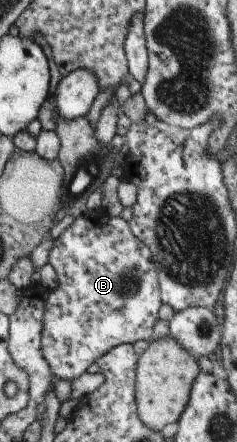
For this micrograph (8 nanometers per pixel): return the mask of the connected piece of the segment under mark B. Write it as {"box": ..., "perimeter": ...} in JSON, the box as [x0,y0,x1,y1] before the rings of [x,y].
{"box":[42,211,161,381],"perimeter":[[[104,211],[83,214],[55,239],[53,248],[47,253],[49,264],[59,280],[58,288],[51,292],[46,304],[46,317],[42,349],[58,379],[71,381],[89,370],[89,366],[107,354],[112,348],[137,340],[150,341],[153,322],[161,306],[158,282],[158,264],[152,260],[148,246],[129,232],[125,218],[110,216]]]}

